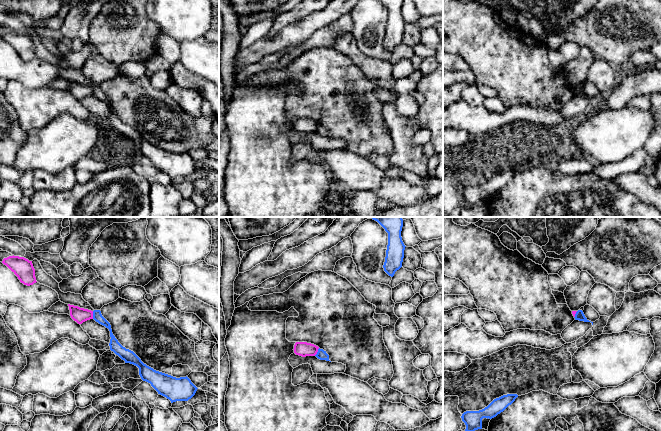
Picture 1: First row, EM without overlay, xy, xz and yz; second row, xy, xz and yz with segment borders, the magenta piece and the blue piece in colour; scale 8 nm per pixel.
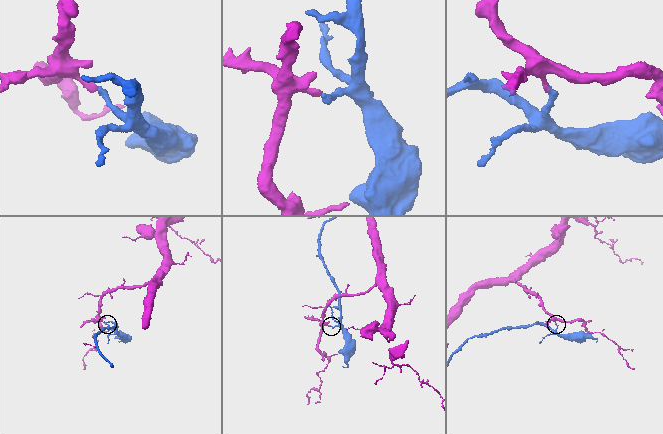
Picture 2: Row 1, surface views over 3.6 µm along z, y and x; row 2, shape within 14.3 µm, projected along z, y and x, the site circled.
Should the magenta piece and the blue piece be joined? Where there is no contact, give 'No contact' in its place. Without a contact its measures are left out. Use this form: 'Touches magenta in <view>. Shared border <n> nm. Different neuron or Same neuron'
Touches magenta in xy. Shared border 60 nm. Different neuron

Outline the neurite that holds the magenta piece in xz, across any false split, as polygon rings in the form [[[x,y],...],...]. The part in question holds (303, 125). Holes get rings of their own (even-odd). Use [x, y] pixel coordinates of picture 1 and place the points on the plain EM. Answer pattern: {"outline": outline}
{"outline": [[[296,118],[293,126],[296,131],[306,133],[306,132],[315,132],[318,128],[318,125],[319,125],[318,122],[311,119]]]}

